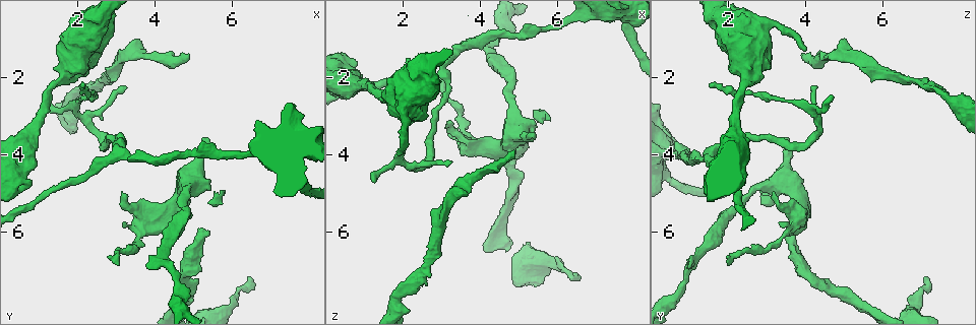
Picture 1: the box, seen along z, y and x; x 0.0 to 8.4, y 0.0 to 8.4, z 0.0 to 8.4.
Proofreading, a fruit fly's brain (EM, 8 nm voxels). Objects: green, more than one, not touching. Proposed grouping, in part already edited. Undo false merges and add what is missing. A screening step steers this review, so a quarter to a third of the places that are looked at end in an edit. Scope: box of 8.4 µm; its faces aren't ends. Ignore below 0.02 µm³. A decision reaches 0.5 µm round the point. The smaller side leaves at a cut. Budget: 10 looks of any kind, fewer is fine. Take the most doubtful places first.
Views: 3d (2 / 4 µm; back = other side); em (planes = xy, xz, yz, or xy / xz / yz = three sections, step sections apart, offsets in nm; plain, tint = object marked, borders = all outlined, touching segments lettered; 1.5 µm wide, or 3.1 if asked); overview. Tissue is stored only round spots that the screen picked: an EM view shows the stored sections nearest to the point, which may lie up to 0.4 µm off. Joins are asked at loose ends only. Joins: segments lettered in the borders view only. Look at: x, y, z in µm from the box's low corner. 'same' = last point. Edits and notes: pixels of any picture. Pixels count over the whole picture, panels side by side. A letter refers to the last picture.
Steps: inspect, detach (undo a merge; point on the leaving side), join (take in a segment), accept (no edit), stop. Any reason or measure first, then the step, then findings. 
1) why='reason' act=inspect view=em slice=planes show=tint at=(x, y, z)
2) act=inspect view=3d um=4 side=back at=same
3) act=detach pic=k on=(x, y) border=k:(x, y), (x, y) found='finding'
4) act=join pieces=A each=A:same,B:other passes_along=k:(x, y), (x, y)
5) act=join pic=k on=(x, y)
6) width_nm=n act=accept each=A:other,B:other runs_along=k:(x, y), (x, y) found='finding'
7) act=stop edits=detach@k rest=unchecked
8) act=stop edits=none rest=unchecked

why='end of a long branch' act=inspect view=em slice=planes show=borders at=(4.90, 1.35, 3.85)

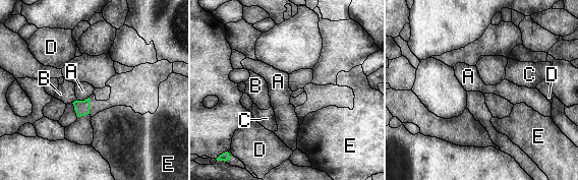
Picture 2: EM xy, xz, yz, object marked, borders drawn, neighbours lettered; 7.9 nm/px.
longest_contact=A:100nm act=accept each=A:other,B:other,C:other,D:other,E:other border=2:(88, 97), (83, 100), (76, 100) found='none of them fits'

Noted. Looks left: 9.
why='thin end' act=inspect view=em slice=planes show=borders at=(1.85, 1.30, 3.95)

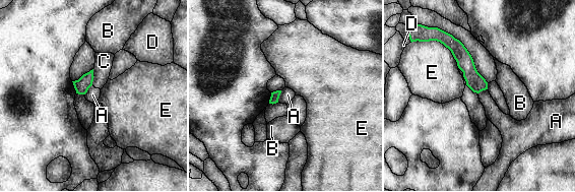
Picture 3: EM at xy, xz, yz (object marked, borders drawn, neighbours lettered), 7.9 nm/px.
act=accept each=A:other,B:other,C:other,D:other,E:other runs_along=3:(450, 44), (485, 86) found='none of them fits'

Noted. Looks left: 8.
act=inspect view=3d um=4 side=back at=(5.40, 3.60, 3.55)

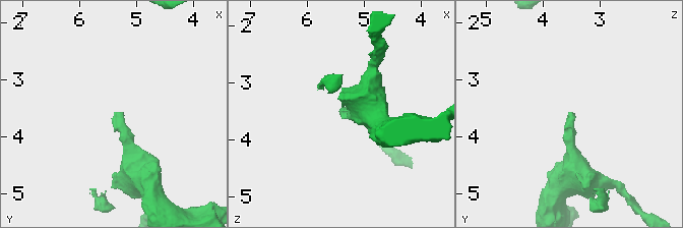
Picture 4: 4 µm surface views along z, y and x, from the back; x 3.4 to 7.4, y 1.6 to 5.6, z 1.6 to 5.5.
act=inspect view=em slice=xz step=8 show=tint at=(5.40, 3.60, 3.55)

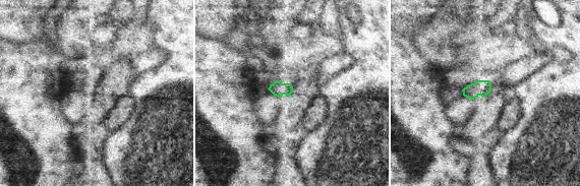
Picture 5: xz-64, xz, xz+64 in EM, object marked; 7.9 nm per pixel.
why='cut it another way' act=inspect view=em slice=planes show=borders at=same

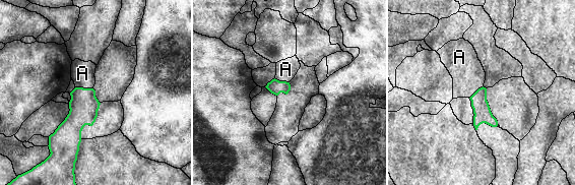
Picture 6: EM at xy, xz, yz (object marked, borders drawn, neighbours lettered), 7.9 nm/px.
act=join pieces=A each=A:same found='it goes on there'

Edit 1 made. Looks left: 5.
act=stop edits=join@6 rest=unchecked

